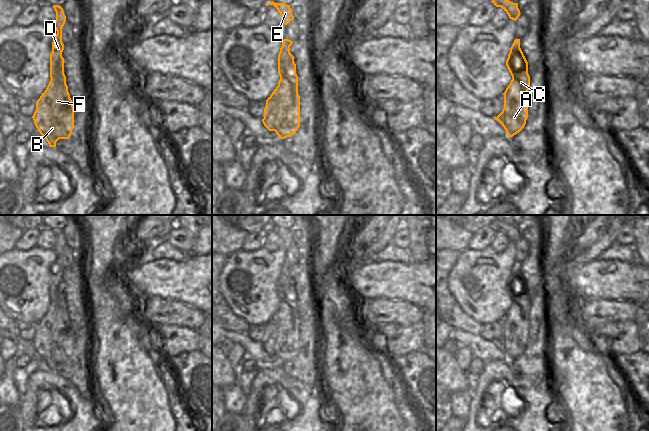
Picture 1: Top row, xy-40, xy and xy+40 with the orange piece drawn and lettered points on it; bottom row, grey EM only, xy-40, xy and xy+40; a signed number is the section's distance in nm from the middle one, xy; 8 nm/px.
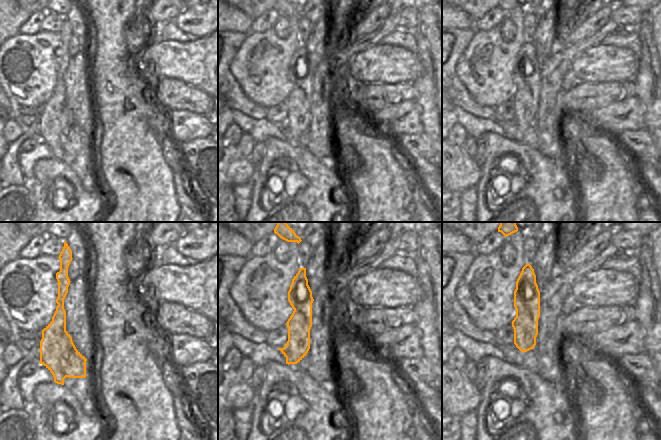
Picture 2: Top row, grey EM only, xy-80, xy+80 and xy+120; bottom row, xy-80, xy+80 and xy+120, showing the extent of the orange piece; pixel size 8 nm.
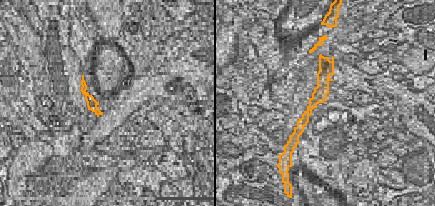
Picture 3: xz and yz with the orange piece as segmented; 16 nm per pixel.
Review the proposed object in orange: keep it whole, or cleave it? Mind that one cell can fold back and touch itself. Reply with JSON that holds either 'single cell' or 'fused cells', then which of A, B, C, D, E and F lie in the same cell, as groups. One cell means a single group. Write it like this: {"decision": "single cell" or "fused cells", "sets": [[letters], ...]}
{"decision": "fused cells", "sets": [["A", "B", "C", "F"], ["D", "E"]]}

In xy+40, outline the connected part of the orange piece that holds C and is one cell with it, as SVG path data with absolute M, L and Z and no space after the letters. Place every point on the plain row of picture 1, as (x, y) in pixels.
M520 263L514 264L506 284L506 290L512 304L503 317L503 334L493 342L500 346L508 361L513 361L524 352L528 342L530 300L528 286L520 272Z

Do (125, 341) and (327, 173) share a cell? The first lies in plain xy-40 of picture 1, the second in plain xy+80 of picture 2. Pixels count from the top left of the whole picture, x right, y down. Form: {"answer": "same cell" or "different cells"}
{"answer": "different cells"}

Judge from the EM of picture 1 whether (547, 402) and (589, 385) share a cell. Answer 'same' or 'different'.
different

